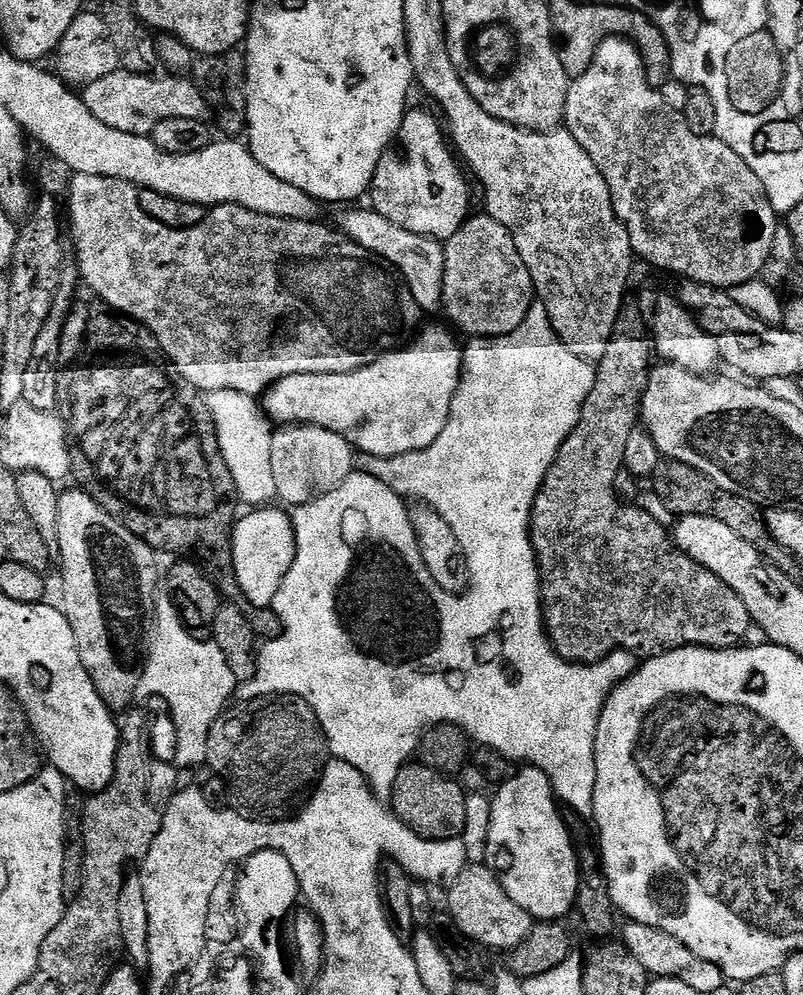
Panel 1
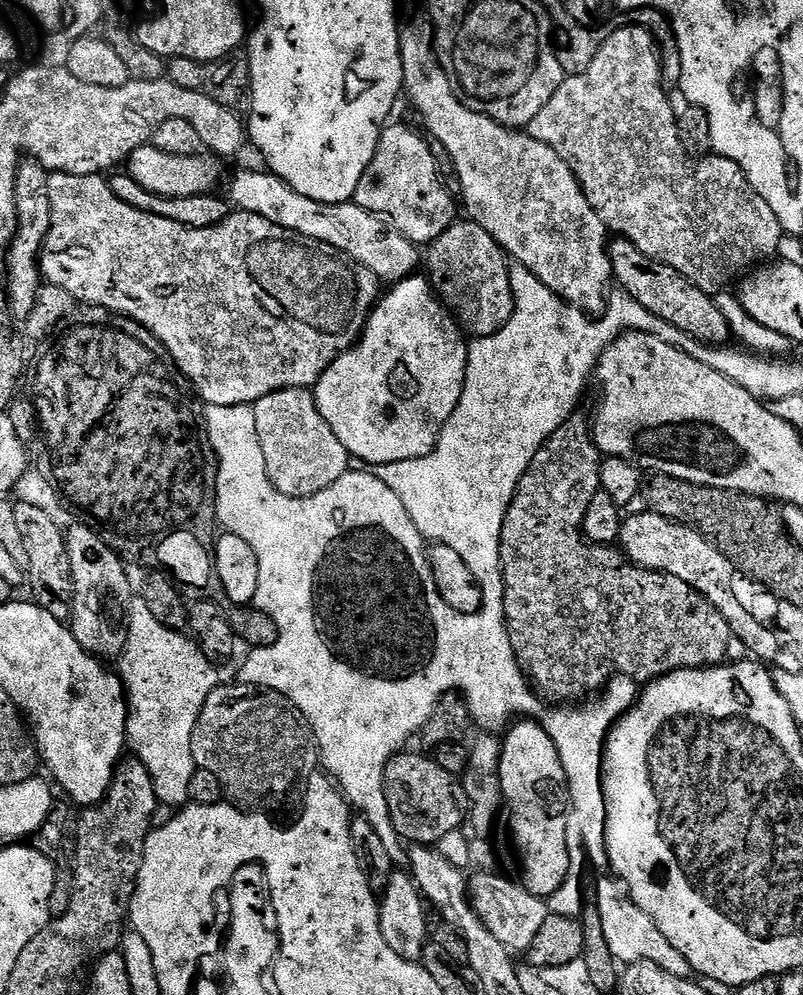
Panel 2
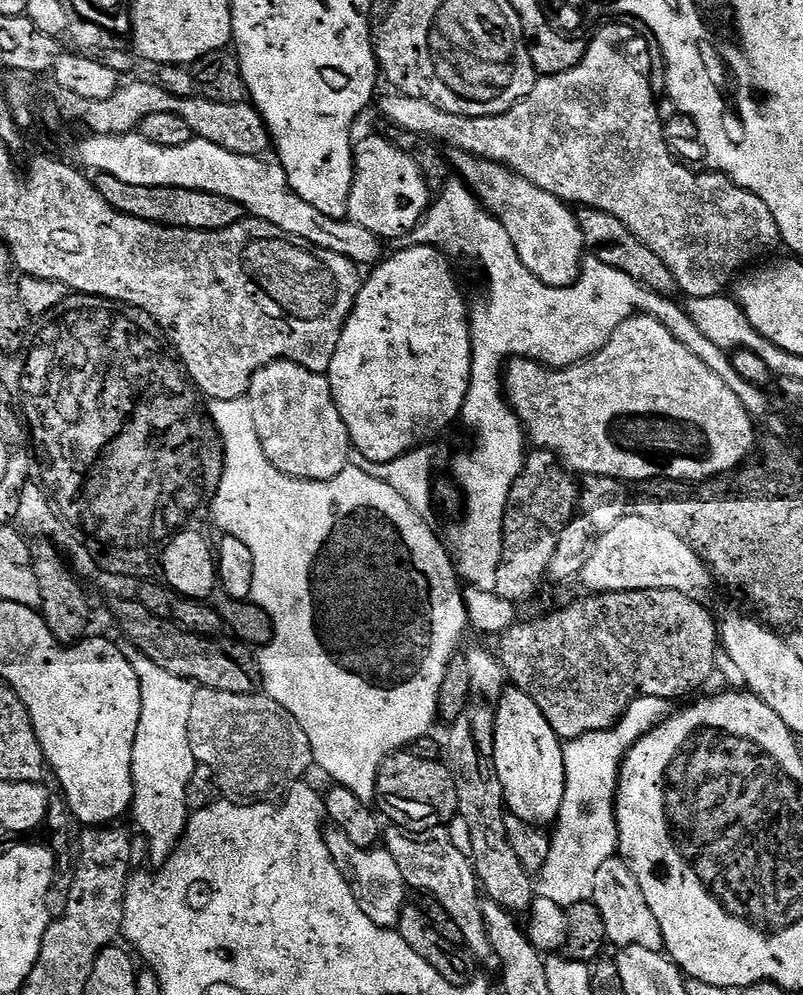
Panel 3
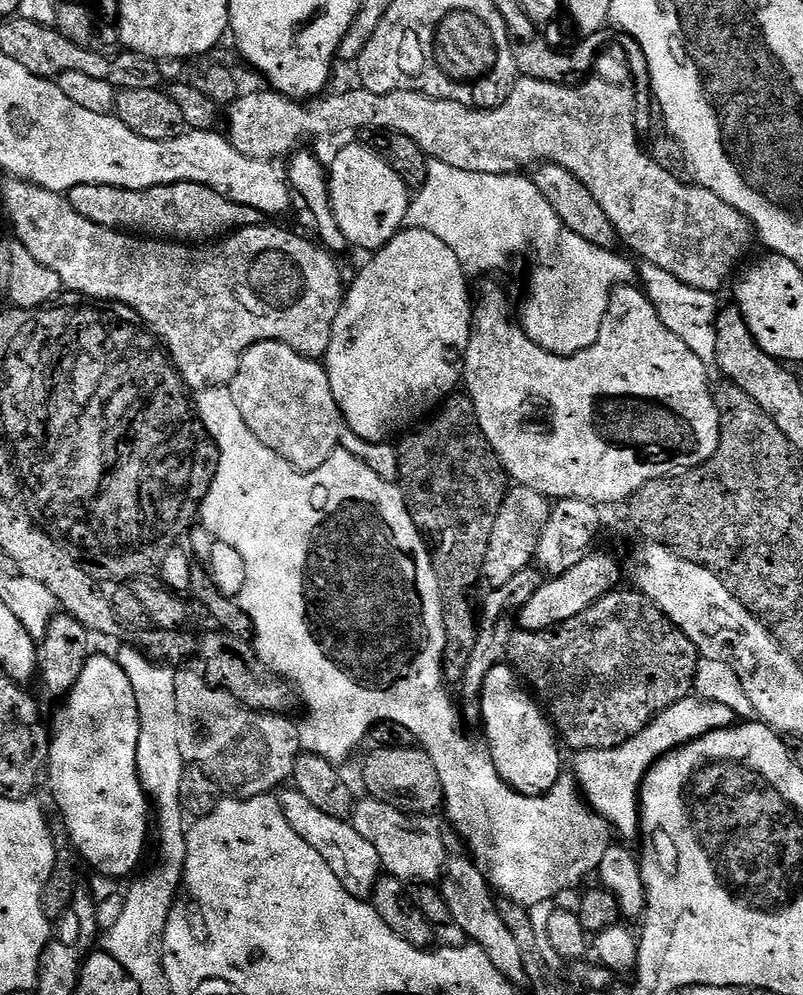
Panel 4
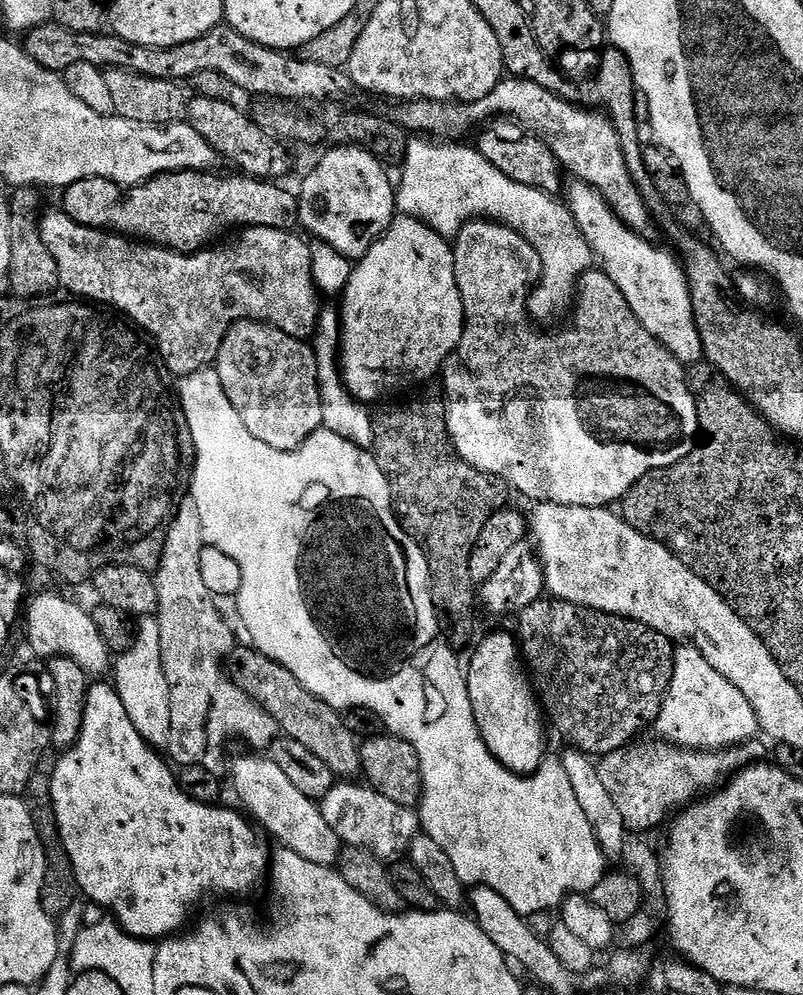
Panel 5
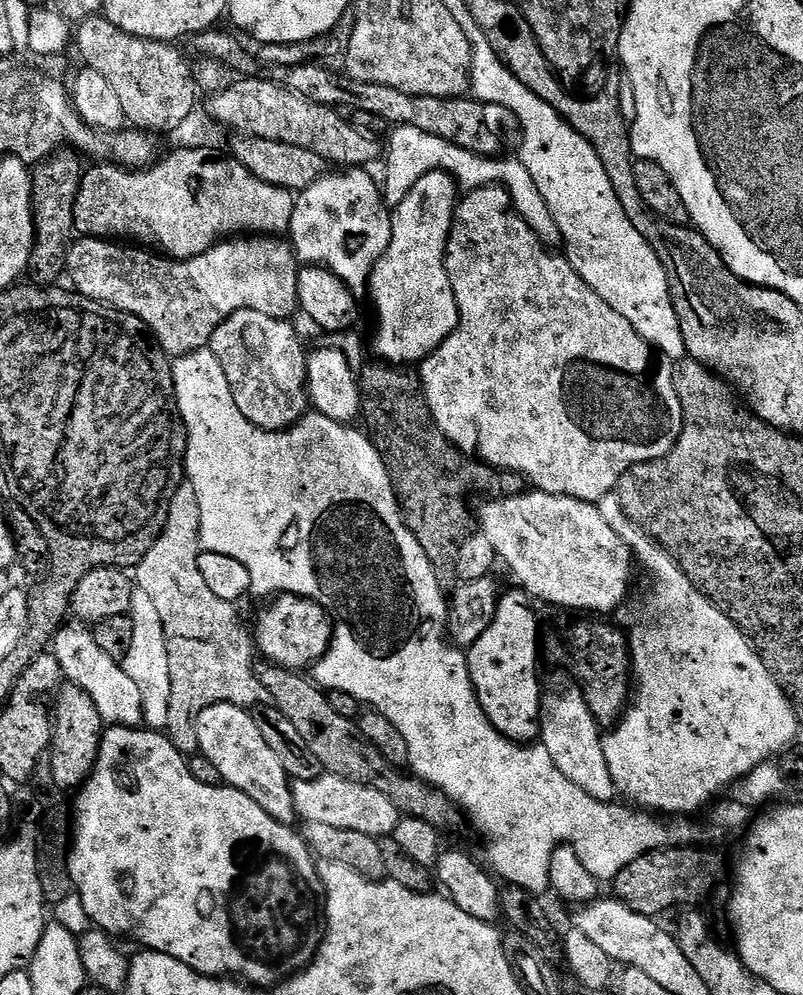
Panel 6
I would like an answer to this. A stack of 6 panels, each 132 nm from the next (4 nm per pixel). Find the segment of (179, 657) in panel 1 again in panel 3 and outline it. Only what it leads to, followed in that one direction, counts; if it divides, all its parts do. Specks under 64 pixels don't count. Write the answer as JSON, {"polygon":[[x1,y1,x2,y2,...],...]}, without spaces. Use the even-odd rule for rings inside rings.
{"polygon":[[125,643,123,649,124,657,130,662,130,666,134,666,134,674,138,674,138,686,142,694,142,710,132,755,133,801,130,812,133,817,136,815,136,824,140,827,141,834,148,839,148,856,153,860,153,865,162,866,180,845,180,839,184,837,188,825,188,787,192,784,192,775,198,771,196,759,190,750,190,710,194,710,198,688,188,680,166,674,162,666,154,666,154,662,150,662,146,654,139,652,135,644]]}

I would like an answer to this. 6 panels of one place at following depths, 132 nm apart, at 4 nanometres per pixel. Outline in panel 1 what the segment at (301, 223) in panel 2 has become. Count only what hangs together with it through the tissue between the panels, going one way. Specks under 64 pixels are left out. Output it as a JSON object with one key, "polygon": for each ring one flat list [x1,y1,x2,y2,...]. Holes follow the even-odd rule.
{"polygon":[[360,206,349,207,344,210,349,212,341,214,339,231,350,237,355,244,370,250,395,268,406,282,406,286,410,286,410,294,414,294,414,302,418,302,421,313,436,311,439,313,443,305,445,245,439,240,431,240,429,236,402,230,402,226,394,226,390,218,382,218,382,214,378,214,375,210,356,207]]}

